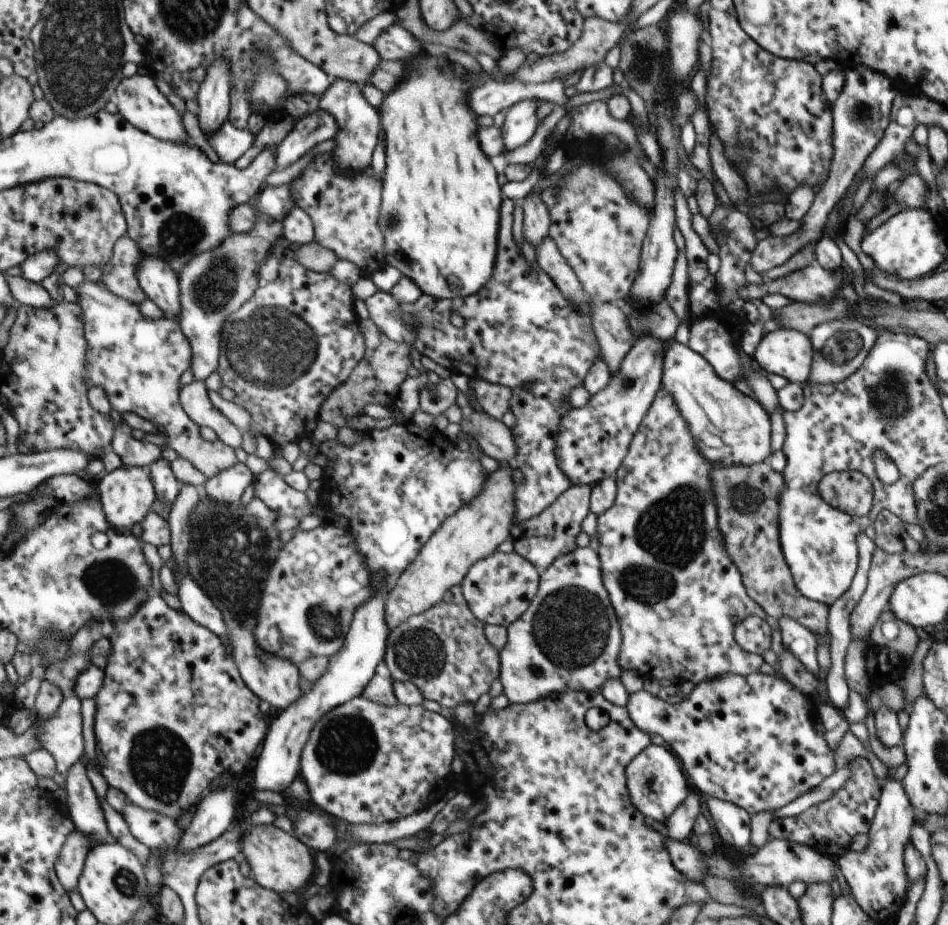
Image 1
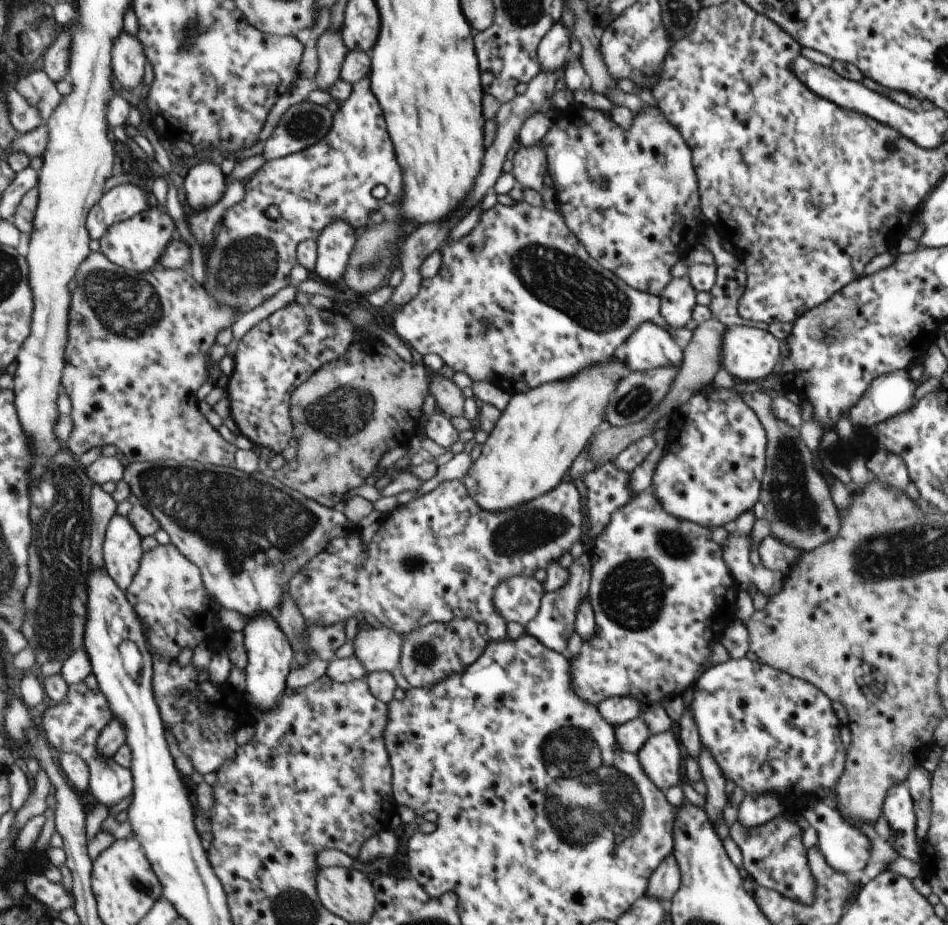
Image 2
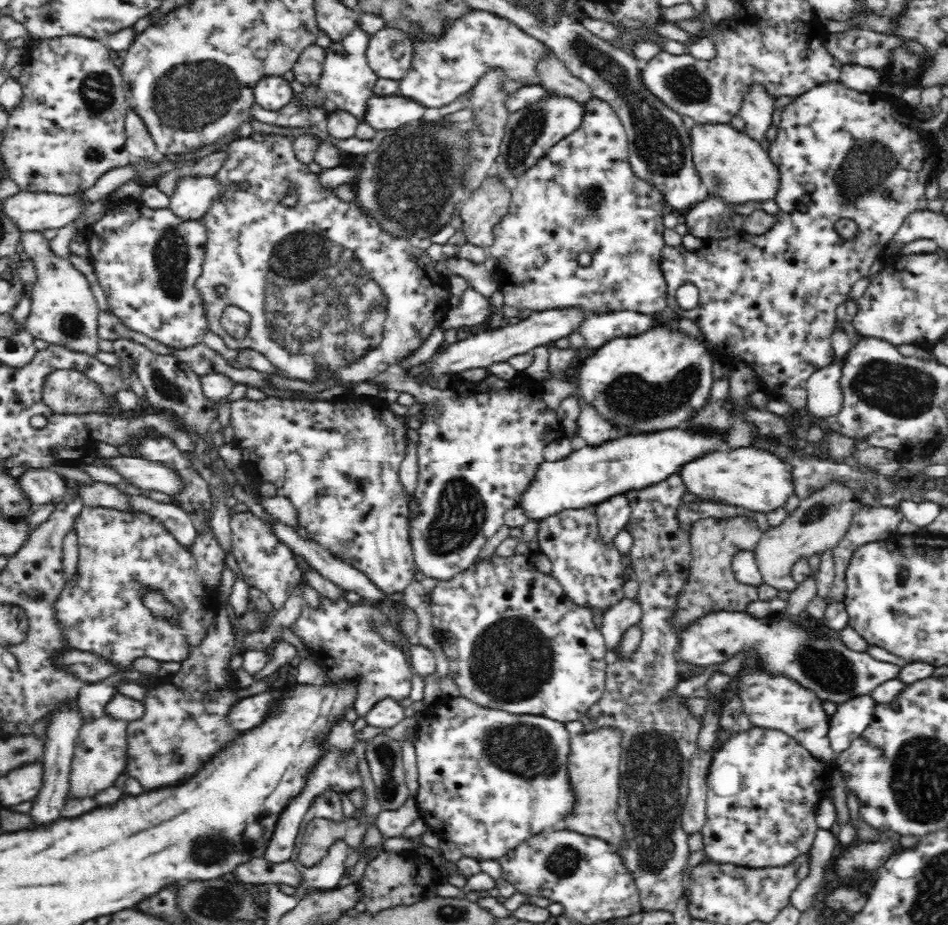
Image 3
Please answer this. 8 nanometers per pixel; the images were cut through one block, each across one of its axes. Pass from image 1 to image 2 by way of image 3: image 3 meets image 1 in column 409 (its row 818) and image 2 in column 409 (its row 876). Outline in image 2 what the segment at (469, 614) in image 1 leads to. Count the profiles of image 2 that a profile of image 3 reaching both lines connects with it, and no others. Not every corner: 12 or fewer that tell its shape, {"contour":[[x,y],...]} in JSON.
{"contour":[[472,618],[404,636],[402,675],[430,687],[468,669],[489,642]]}

